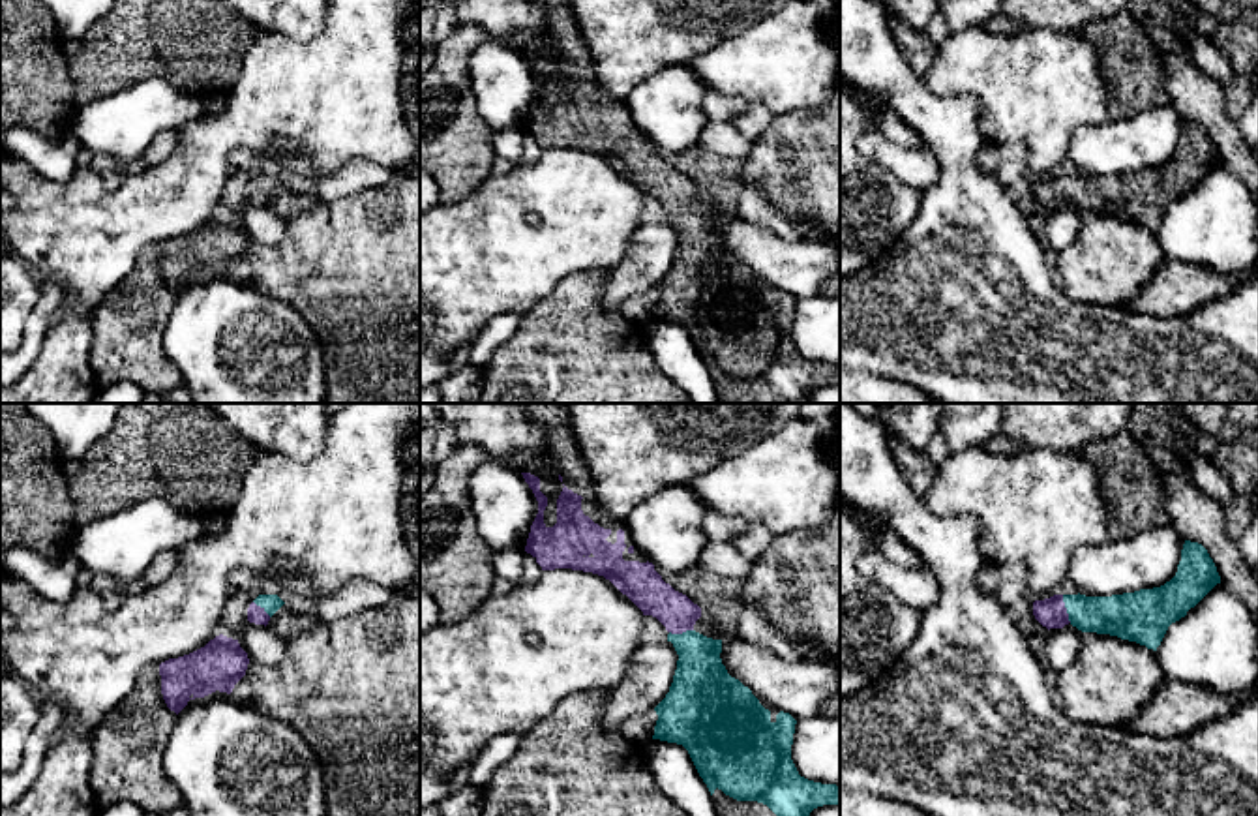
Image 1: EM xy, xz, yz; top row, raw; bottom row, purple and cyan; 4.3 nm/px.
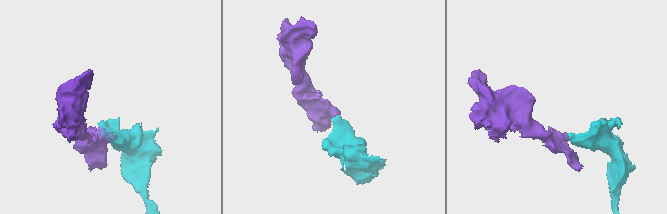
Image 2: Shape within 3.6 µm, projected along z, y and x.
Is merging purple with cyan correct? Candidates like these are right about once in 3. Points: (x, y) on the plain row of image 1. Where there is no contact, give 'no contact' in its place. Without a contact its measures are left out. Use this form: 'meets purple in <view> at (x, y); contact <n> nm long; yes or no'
meets purple in yz at (1065, 188); contact 130 nm long; yes

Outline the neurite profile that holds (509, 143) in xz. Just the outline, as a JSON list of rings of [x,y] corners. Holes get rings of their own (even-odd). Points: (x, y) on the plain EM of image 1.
[[[521,129],[489,131],[493,154],[512,163],[519,163],[523,156],[523,135],[525,131]]]

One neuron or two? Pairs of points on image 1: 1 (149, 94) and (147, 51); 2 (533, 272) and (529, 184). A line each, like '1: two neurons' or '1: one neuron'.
1: two neurons
2: one neuron

